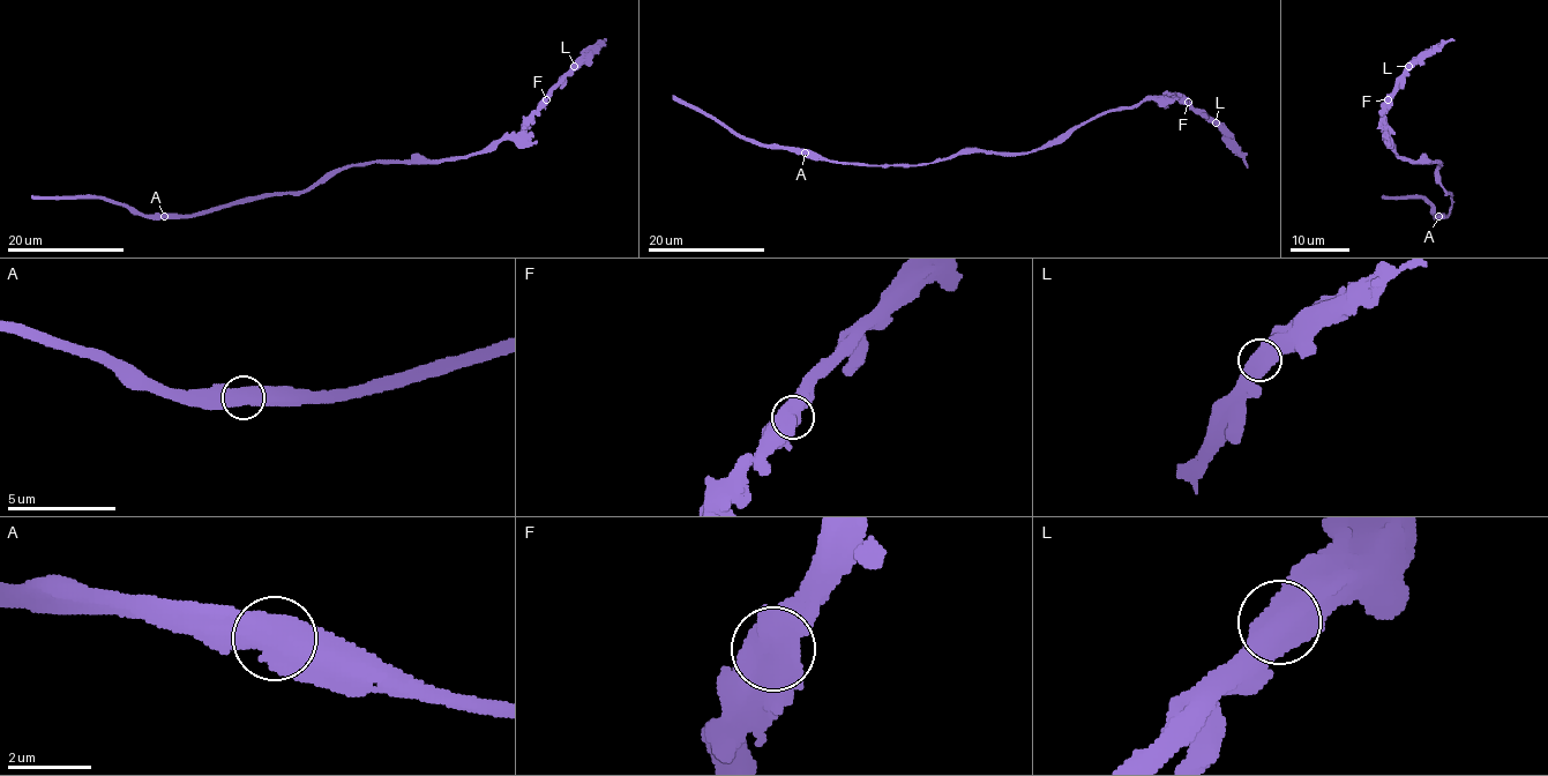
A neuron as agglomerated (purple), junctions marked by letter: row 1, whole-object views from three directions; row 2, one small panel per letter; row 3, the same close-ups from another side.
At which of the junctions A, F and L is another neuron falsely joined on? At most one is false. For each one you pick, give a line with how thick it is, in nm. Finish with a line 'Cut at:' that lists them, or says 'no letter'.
Cut at: no letter

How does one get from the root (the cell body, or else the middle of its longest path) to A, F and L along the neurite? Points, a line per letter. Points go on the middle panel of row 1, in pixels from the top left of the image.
A: (986, 151), (958, 151), (942, 161), (917, 165), (839, 163), (812, 157), (806, 151)
F: (986, 151), (1030, 154), (1061, 143), (1086, 122), (1113, 111), (1135, 107), (1145, 98), (1183, 97), (1188, 102)
L: (986, 151), (1030, 154), (1061, 143), (1086, 122), (1113, 111), (1135, 107), (1145, 98), (1181, 97), (1216, 122)

